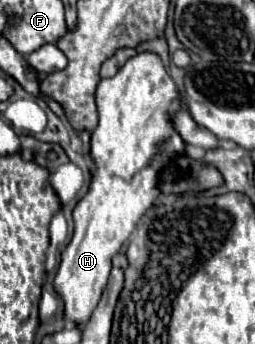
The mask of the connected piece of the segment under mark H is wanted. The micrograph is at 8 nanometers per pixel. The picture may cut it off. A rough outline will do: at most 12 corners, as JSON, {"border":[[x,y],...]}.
{"border":[[153,51],[97,87],[95,175],[55,291],[83,327],[111,257],[187,155]]}

